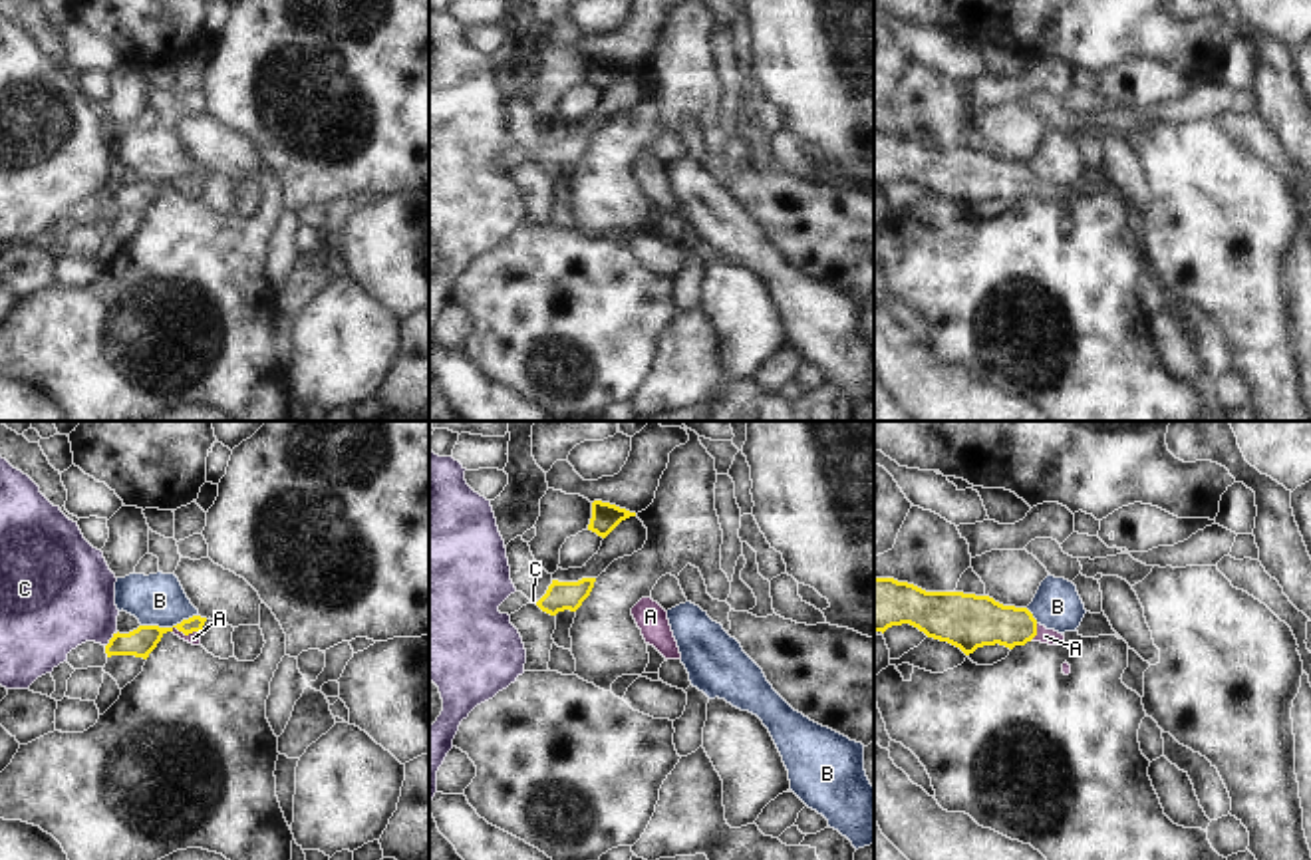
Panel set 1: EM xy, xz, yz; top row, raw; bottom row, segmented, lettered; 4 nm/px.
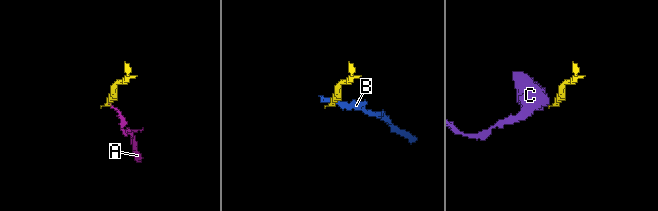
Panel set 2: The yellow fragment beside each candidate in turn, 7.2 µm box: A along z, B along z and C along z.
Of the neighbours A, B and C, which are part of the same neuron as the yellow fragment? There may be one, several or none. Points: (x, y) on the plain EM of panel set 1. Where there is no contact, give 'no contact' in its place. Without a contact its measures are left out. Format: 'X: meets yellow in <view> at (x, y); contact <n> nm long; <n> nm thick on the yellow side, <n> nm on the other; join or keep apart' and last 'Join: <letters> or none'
A: meets yellow in xy at (185, 189); contact 120 nm long; 120 nm thick on the yellow side, 50 nm on the other; join
B: meets yellow in xy at (169, 183); contact 240 nm long; 120 nm thick on the yellow side, 200 nm on the other; keep apart
C: meets yellow in xy at (110, 195); contact 80 nm long; 120 nm thick on the yellow side, 400 nm on the other; keep apart
Join: A

